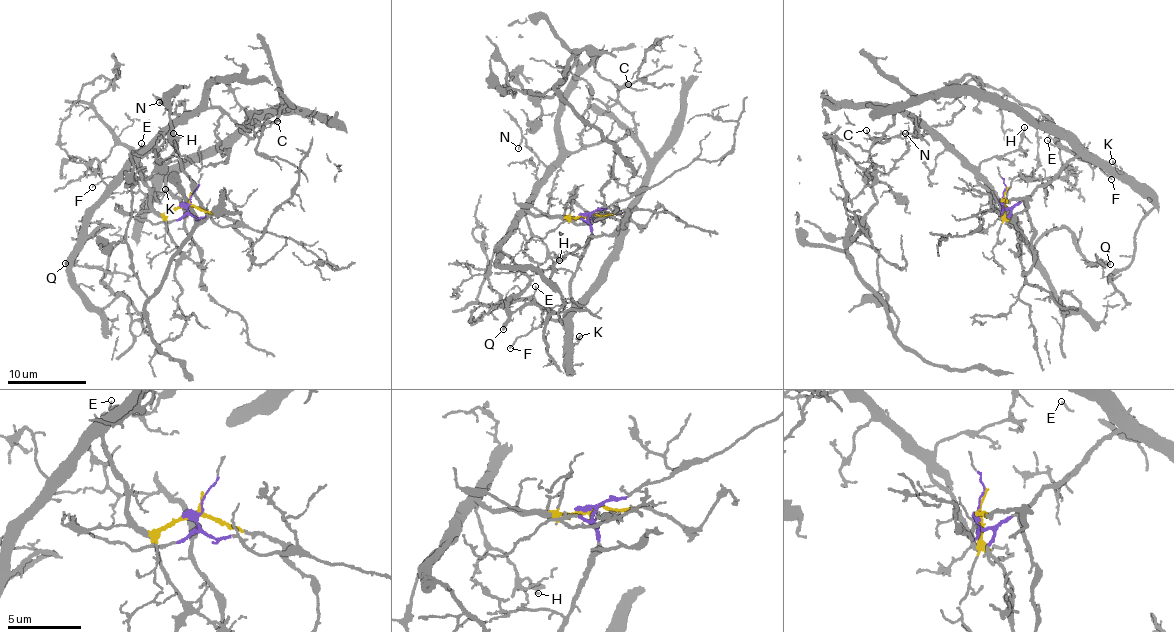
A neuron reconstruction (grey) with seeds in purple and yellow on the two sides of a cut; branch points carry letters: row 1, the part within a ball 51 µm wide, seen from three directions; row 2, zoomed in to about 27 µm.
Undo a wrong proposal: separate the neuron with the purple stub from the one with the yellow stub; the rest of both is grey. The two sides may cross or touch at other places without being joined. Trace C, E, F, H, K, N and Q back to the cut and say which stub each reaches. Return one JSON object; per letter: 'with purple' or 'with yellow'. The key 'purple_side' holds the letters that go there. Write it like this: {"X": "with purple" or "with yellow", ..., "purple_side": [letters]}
{"C": "with purple", "E": "with purple", "F": "with purple", "H": "with yellow", "K": "with purple", "N": "with yellow", "Q": "with yellow", "purple_side": ["C", "E", "F", "K"]}

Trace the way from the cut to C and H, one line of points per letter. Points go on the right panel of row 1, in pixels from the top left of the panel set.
C: (1002, 199), (1012, 209), (1056, 174), (1077, 154), (1067, 140), (955, 93), (913, 96), (879, 138), (867, 130)
H: (1003, 199), (1002, 217), (992, 193), (980, 184), (977, 176), (983, 162), (1019, 147), (1025, 127)

